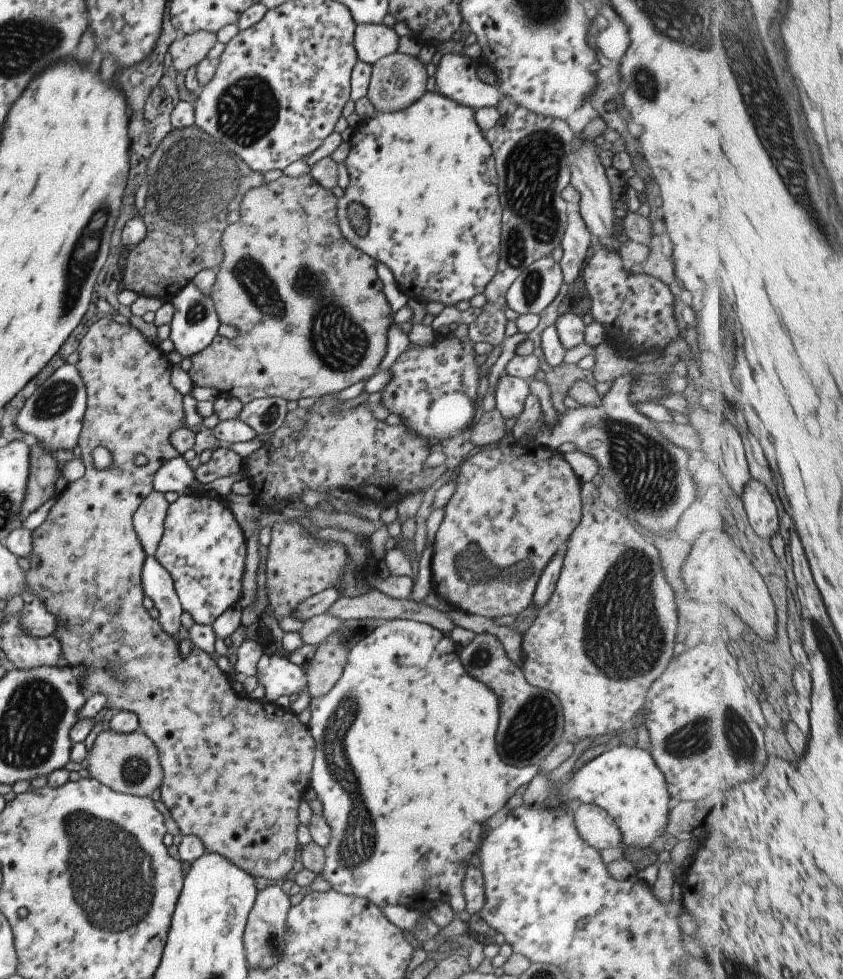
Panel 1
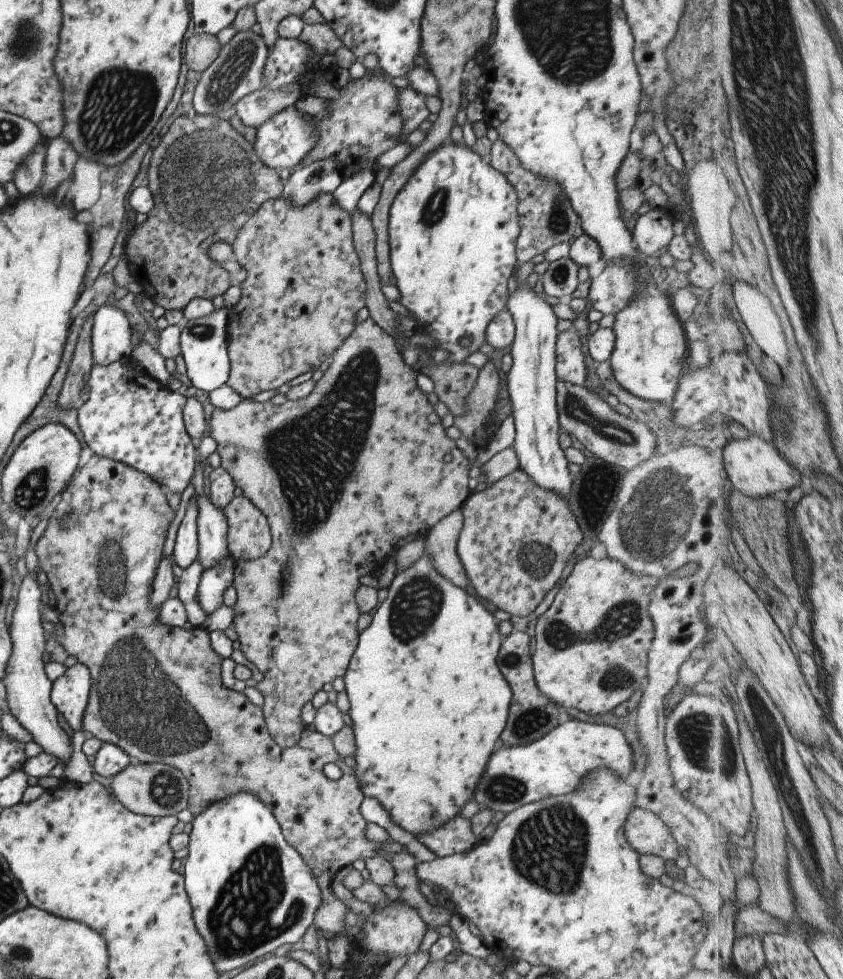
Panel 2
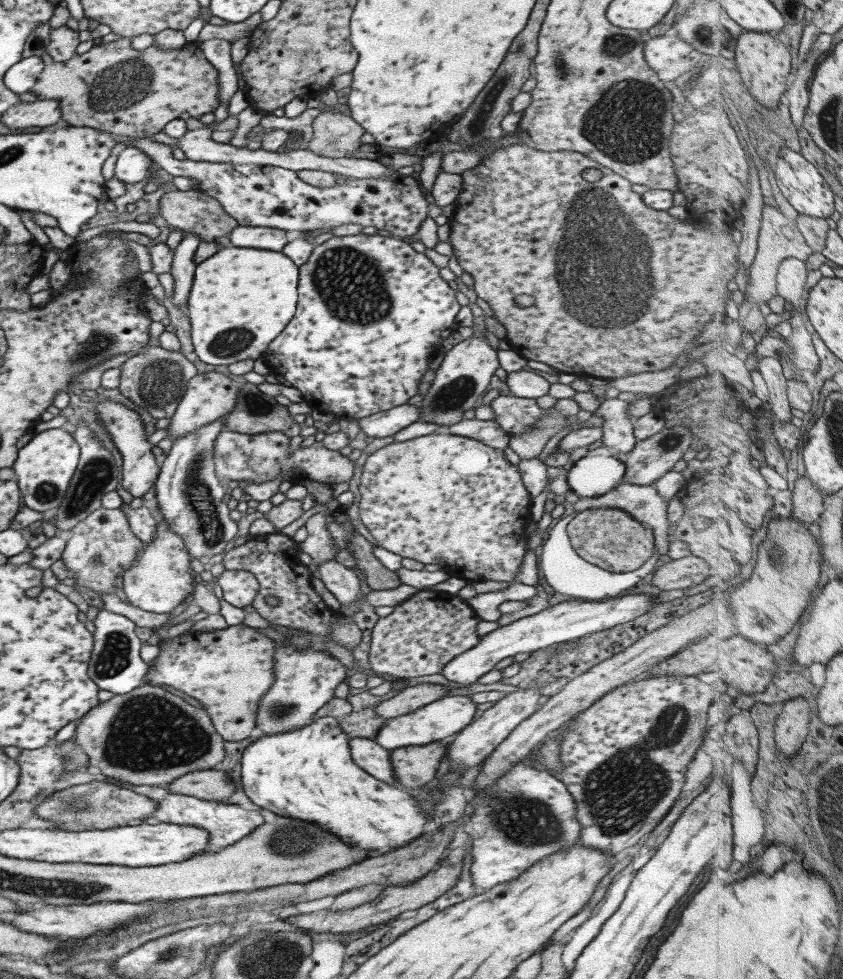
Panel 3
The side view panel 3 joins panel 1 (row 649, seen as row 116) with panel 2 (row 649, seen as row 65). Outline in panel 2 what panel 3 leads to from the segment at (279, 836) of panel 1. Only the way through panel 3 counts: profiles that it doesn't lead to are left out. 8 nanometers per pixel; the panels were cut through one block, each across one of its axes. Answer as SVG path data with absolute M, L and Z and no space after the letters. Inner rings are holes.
M95 455L91 456L85 464L79 466L77 470L77 476L73 476L70 484L65 488L65 491L61 492L61 500L53 508L51 516L47 522L47 528L37 544L35 544L35 554L37 556L38 569L41 576L44 577L49 591L47 599L50 601L52 607L57 613L61 628L63 628L62 636L50 635L44 645L44 649L49 650L50 662L73 661L82 663L87 666L90 673L91 689L88 697L88 704L84 711L84 718L82 719L82 730L86 736L94 737L103 743L110 743L117 746L129 760L136 763L162 763L171 767L174 767L178 772L181 772L188 783L188 800L192 805L189 810L193 816L199 813L204 807L211 802L220 800L222 797L230 796L231 794L238 793L239 791L246 791L256 795L261 801L263 801L272 813L276 817L277 823L284 834L285 841L288 842L292 848L297 850L302 860L308 865L312 876L315 878L317 887L320 889L322 895L322 906L316 911L313 918L313 926L317 932L321 932L323 939L337 938L337 936L346 936L347 926L345 923L345 916L347 912L352 908L349 905L344 905L335 898L330 890L330 882L337 877L338 873L342 873L355 860L365 860L370 857L381 855L387 859L393 866L396 878L394 886L401 889L401 895L399 900L403 900L411 908L415 909L421 921L427 926L427 928L436 928L440 925L447 924L451 914L442 906L433 908L424 896L422 896L418 890L418 879L414 872L415 858L411 854L399 849L393 850L389 847L388 843L378 844L370 842L364 836L365 826L367 822L363 820L363 816L359 814L359 806L364 799L364 795L357 788L357 780L353 774L353 770L345 764L345 760L337 755L332 741L329 737L318 734L313 728L305 728L300 735L300 740L293 747L279 748L275 745L271 736L266 730L264 719L262 718L262 710L253 706L248 699L242 694L237 693L225 688L220 682L220 662L219 659L211 650L208 640L208 632L200 625L194 625L193 629L183 630L183 628L175 628L171 626L159 626L156 624L155 619L158 616L159 609L153 609L148 602L148 593L150 592L150 584L154 578L154 571L158 566L159 560L162 558L163 544L170 522L173 520L176 512L173 512L167 504L166 492L155 480L138 472L125 464L108 460L107 458ZM325 764L335 764L341 770L341 777L338 780L331 781L322 774L322 769Z

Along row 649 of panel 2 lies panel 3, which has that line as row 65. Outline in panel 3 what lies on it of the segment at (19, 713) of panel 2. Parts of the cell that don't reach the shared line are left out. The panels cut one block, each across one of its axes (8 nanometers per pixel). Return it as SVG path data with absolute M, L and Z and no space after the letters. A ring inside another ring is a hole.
M32 55L23 58L4 73L2 82L7 90L15 94L23 94L31 90L43 68L40 57Z

